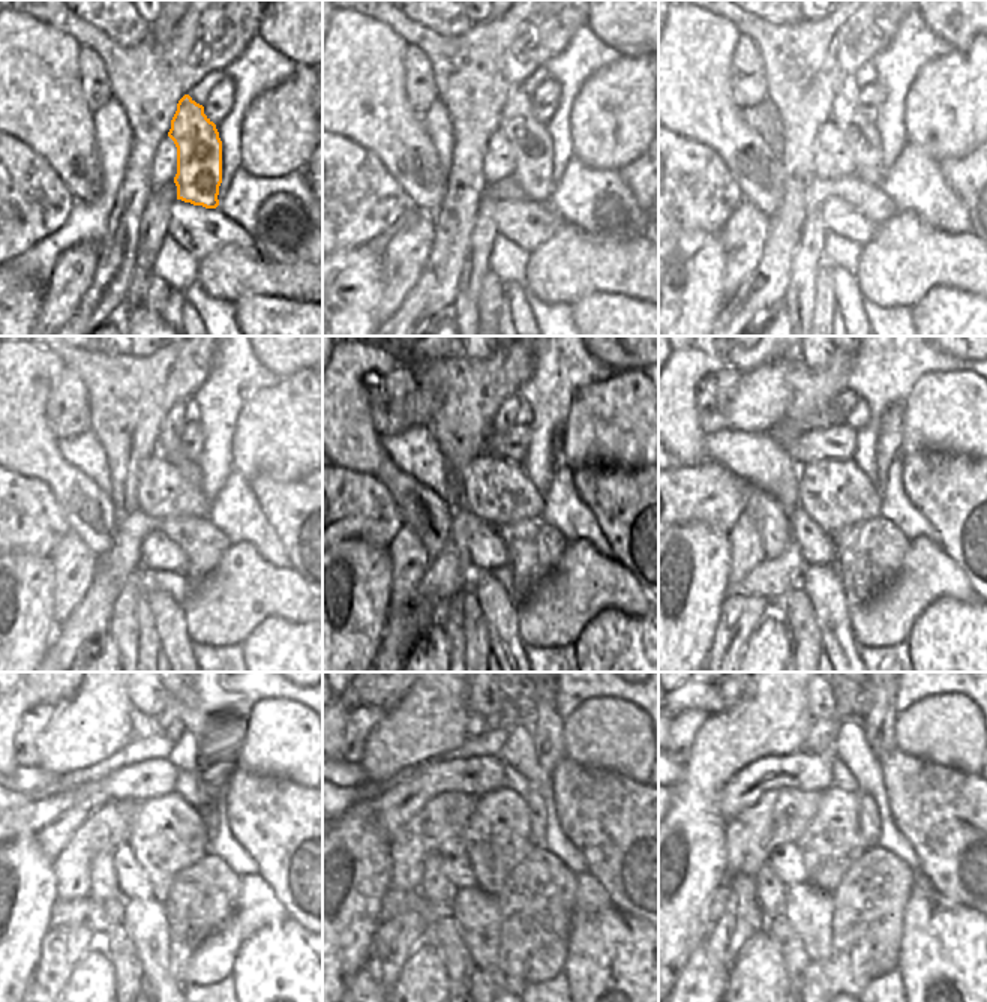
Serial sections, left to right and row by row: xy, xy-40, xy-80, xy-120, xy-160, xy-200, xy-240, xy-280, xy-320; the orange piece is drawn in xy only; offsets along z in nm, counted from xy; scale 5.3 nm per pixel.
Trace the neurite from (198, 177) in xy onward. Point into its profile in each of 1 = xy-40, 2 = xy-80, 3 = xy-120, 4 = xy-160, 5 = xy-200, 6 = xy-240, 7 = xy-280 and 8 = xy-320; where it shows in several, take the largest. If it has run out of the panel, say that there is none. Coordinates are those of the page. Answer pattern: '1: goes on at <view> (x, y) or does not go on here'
1: goes on at xy-40 (531, 143)
2: goes on at xy-80 (861, 135)
3: goes on at xy-120 (174, 422)
4: goes on at xy-160 (506, 419)
5: goes on at xy-200 (842, 405)
6: goes on at xy-240 (167, 722)
7: goes on at xy-280 (507, 716)
8: goes on at xy-320 (843, 711)

